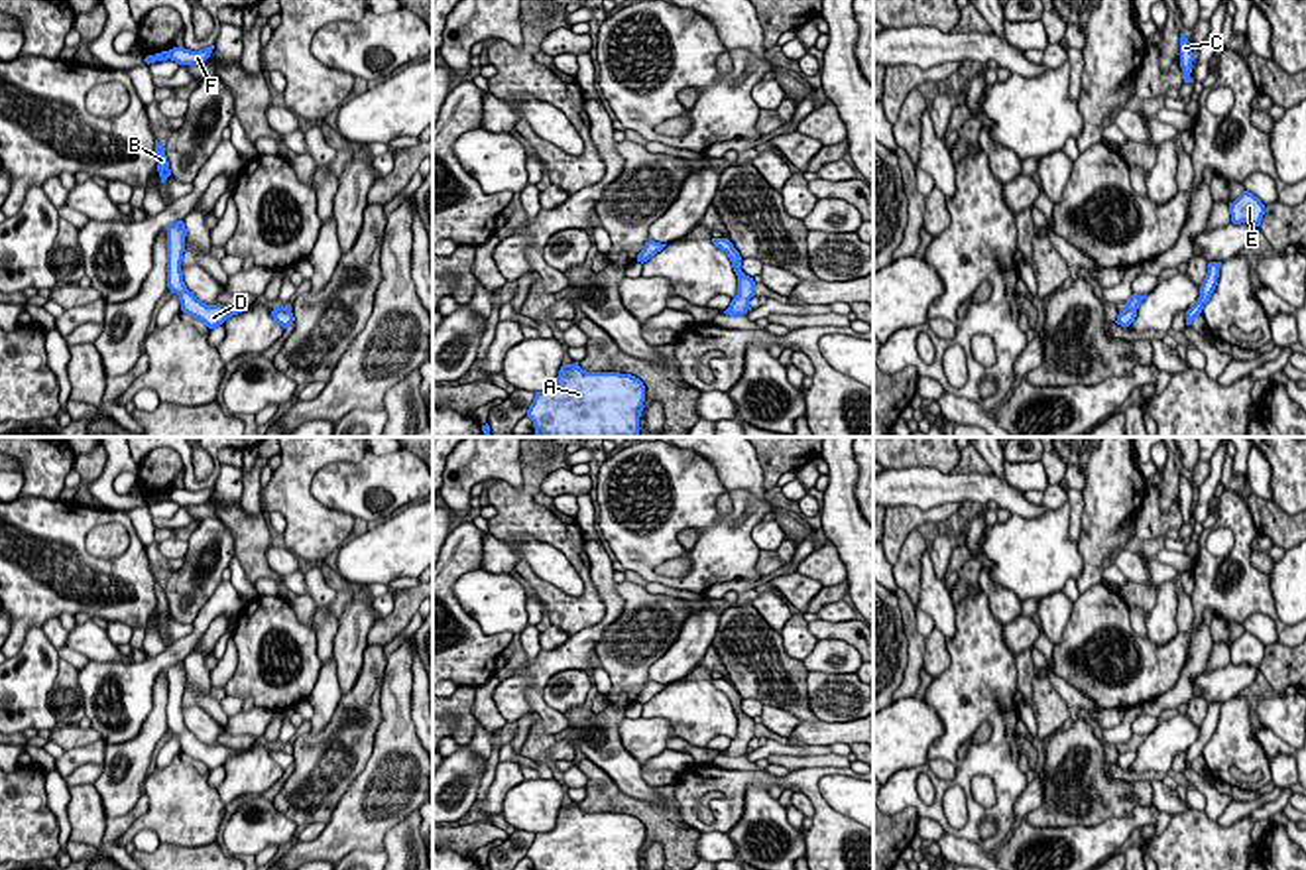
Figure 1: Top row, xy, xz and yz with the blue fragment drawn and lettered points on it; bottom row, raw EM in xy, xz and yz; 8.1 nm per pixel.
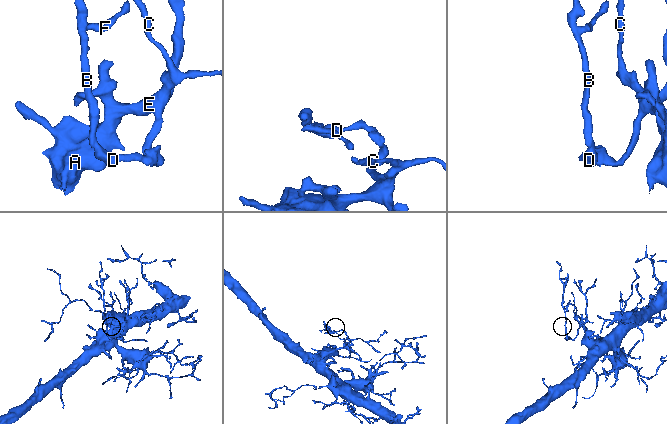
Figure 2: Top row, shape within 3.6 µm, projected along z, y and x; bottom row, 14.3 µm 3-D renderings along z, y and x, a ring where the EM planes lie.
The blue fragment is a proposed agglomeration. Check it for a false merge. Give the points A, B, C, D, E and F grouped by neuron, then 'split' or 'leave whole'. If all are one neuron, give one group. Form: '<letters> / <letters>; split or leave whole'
A B C D E F; leave whole

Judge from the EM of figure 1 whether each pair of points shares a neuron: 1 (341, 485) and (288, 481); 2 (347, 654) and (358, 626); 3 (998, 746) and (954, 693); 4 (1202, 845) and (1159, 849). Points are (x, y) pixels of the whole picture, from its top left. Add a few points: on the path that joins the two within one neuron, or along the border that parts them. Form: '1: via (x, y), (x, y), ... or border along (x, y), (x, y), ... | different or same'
1: border along (351, 461), (315, 475), (323, 506) | different
2: via (349, 648), (353, 632) | same
3: via (998, 731), (998, 723), (970, 695) | same
4: via (1192, 849), (1169, 849) | same

